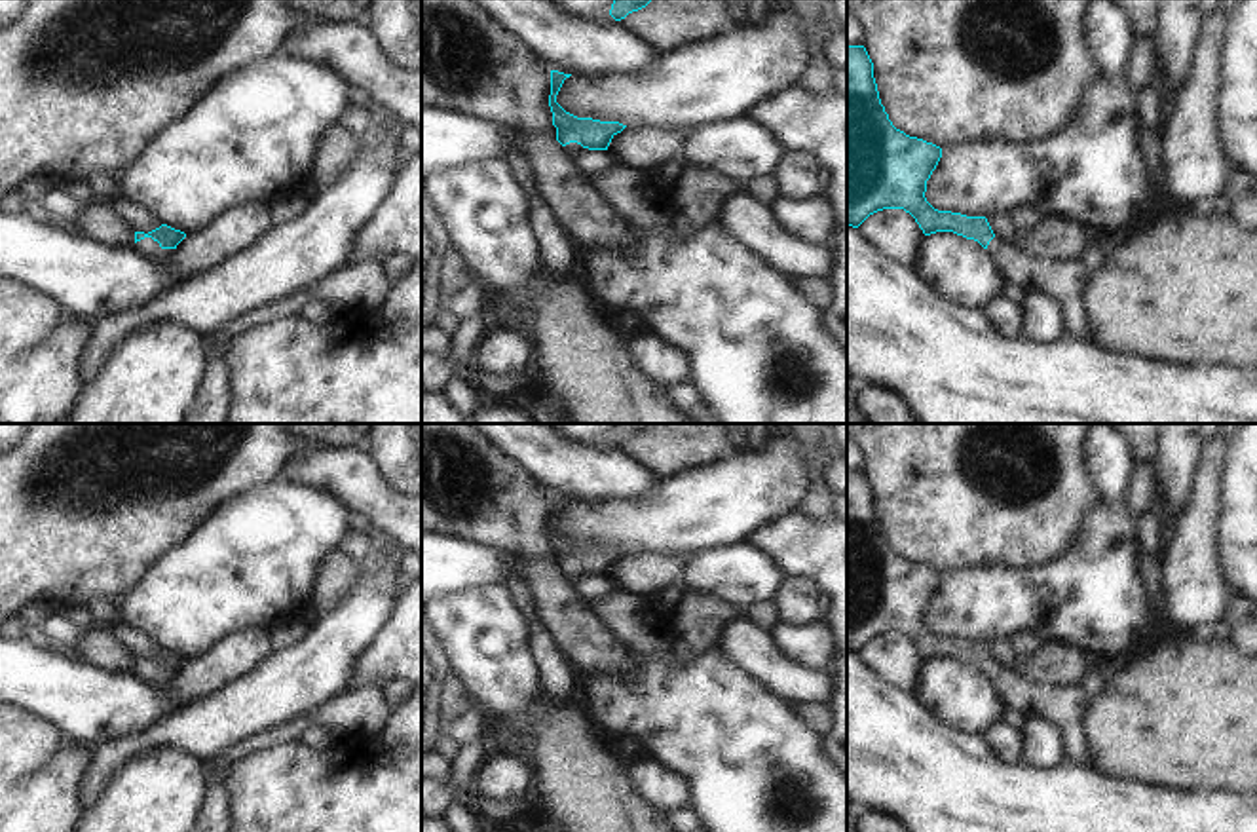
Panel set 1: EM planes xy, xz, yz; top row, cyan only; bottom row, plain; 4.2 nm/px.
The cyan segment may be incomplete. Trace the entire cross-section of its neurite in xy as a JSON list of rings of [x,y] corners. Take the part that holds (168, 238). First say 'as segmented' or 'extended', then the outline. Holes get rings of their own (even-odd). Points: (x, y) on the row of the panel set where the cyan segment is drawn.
extended | [[[167,224],[144,234],[135,232],[133,247],[146,256],[165,260],[177,249],[177,245],[186,237],[184,232],[175,230]]]

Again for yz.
extended | [[[847,46],[847,224],[858,228],[870,215],[883,209],[904,209],[910,213],[925,236],[953,232],[978,241],[995,260],[1004,279],[1020,287],[1037,289],[1054,298],[1063,310],[1065,336],[1077,342],[1096,342],[1088,317],[1084,294],[1094,272],[1082,262],[1061,262],[1035,258],[1001,241],[985,217],[966,217],[934,209],[927,198],[927,180],[942,158],[942,148],[896,129],[881,104],[873,78],[873,63],[864,46]]]

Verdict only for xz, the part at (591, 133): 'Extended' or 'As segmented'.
Extended

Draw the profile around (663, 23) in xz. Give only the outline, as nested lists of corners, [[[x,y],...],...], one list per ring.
[[[651,0],[619,23],[661,53],[712,38],[737,25],[723,0]]]

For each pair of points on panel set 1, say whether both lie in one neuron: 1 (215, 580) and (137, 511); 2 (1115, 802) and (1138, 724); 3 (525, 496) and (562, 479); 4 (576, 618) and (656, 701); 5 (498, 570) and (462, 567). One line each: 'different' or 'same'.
1: different
2: different
3: different
4: different
5: same

